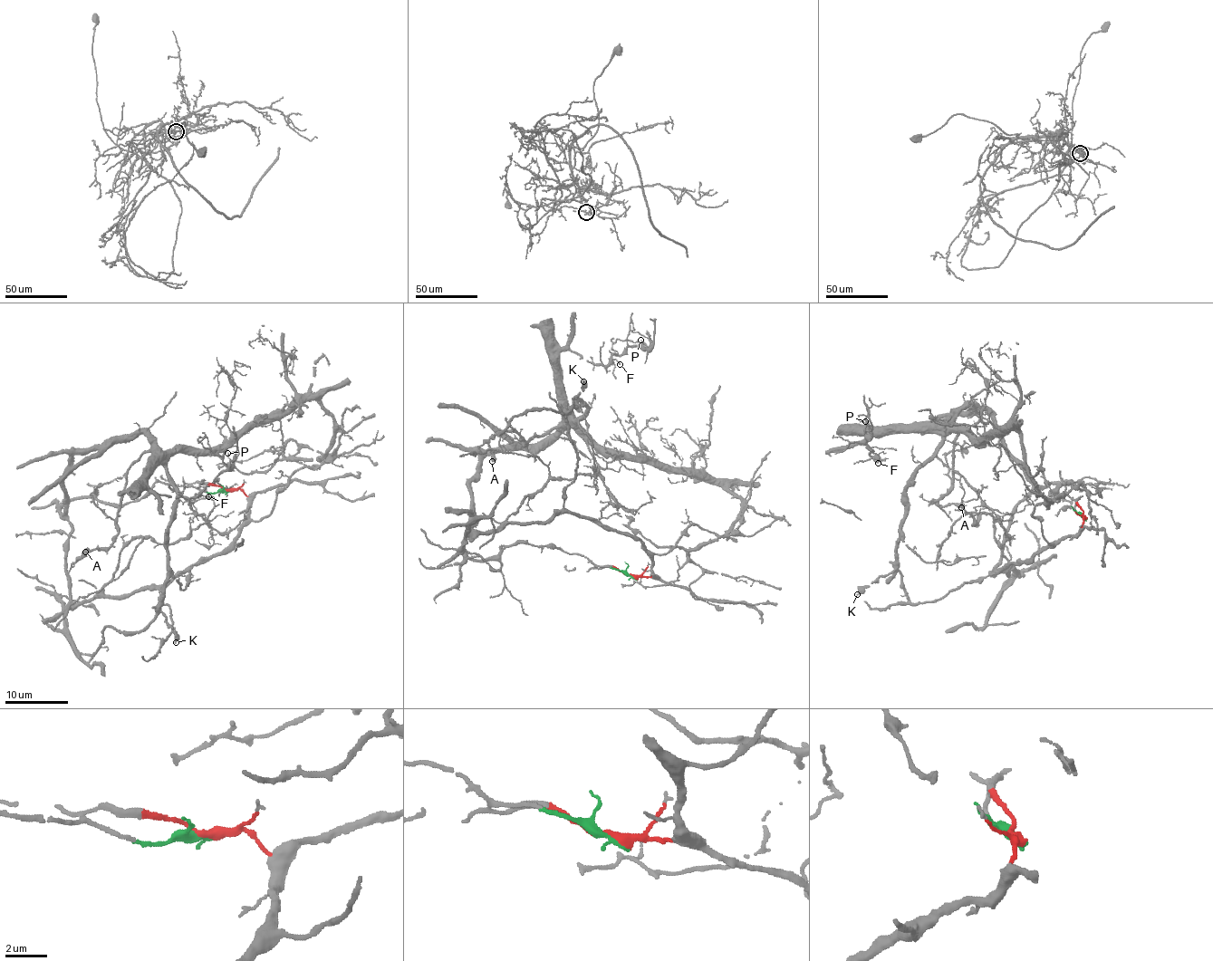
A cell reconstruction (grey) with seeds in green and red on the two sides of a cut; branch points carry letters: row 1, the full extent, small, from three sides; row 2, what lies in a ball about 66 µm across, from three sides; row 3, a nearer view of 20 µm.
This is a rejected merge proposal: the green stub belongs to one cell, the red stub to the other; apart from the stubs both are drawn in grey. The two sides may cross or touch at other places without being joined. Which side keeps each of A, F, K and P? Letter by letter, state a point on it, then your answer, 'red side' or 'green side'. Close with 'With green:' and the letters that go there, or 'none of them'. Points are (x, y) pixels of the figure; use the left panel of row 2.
A: (85, 552) | green side
F: (208, 496) | green side
K: (176, 642) | green side
P: (227, 453) | green side
With green: A, F, K, P

